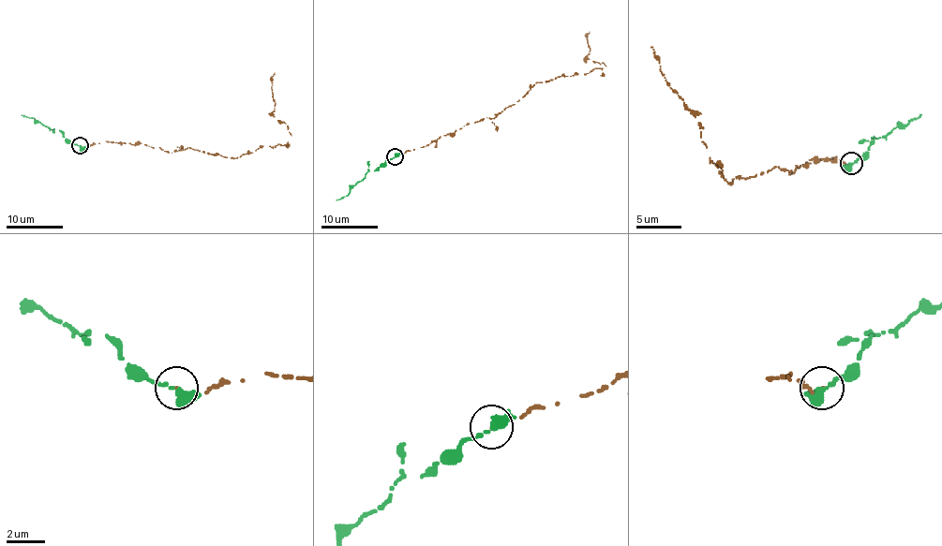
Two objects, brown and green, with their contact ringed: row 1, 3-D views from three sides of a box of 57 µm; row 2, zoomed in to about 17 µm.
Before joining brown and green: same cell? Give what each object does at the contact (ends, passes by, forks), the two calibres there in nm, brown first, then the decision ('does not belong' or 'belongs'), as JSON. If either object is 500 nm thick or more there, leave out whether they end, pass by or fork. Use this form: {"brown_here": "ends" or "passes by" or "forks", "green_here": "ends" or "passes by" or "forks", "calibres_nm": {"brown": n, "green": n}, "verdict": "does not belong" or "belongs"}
{"brown_here": "ends", "green_here": "passes by", "calibres_nm": {"brown": 70, "green": 360}, "verdict": "does not belong"}

